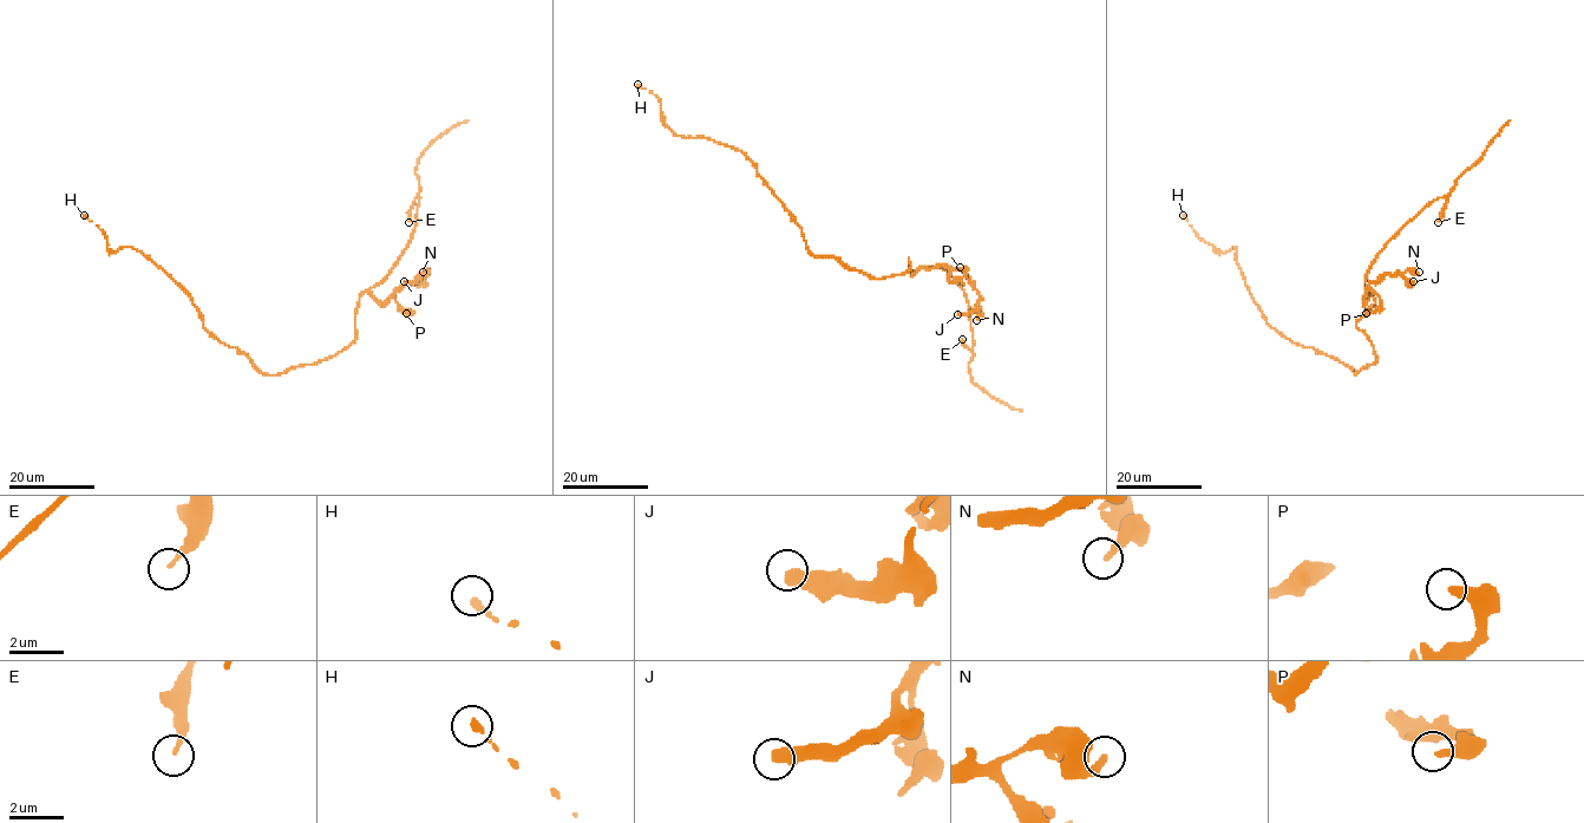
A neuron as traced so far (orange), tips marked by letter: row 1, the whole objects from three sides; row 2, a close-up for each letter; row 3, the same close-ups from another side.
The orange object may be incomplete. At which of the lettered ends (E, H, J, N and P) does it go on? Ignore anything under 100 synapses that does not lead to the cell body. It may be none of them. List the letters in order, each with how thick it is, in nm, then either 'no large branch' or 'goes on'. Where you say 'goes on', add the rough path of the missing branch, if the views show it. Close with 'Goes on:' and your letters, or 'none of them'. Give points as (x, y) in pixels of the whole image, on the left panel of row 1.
E: 180 nm thick; no large branch
H: 240 nm thick; no large branch
J: 550 nm thick; no large branch
N: 280 nm thick; no large branch
P: 320 nm thick; no large branch
Goes on: none of them

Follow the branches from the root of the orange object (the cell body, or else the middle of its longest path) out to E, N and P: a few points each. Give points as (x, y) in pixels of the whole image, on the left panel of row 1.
E: (316, 363), (334, 357), (353, 341), (359, 298), (388, 273), (408, 243), (418, 196), (408, 222)
N: (316, 363), (334, 357), (353, 341), (355, 311), (361, 293), (371, 292), (384, 301), (426, 273), (423, 272)
P: (316, 363), (353, 341), (355, 311), (365, 291), (384, 301), (397, 288), (396, 302), (410, 312), (406, 313)

